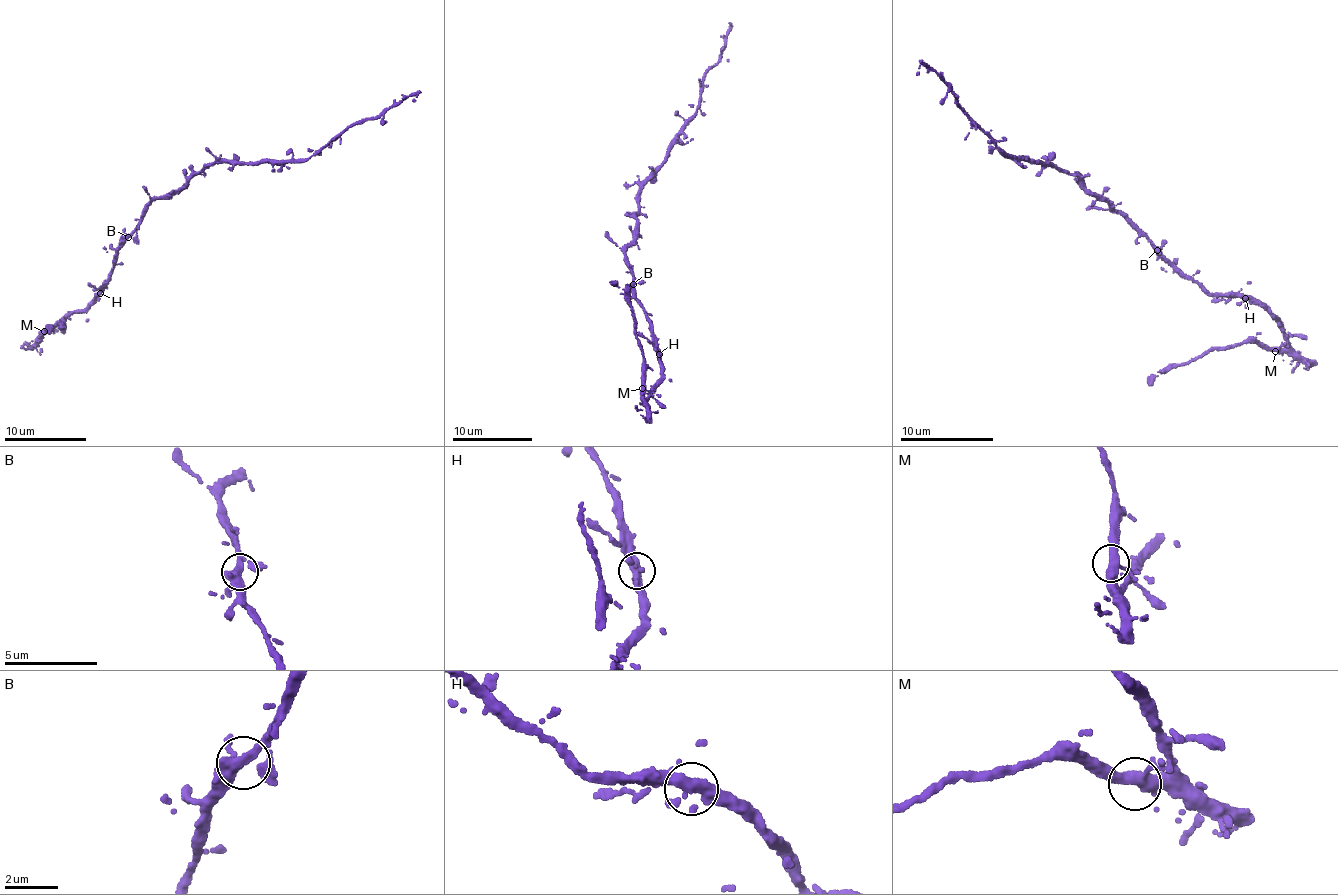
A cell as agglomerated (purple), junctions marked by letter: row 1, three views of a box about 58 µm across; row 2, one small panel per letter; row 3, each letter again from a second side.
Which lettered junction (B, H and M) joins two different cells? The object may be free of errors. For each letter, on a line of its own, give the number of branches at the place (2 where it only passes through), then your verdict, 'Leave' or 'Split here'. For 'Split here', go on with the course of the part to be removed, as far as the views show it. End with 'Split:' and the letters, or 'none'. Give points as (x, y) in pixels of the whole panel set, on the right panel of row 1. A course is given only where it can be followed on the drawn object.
B: Branches: 3. Leave
H: Branches: 3. Leave
M: Branches: 3. Leave
Split: none

